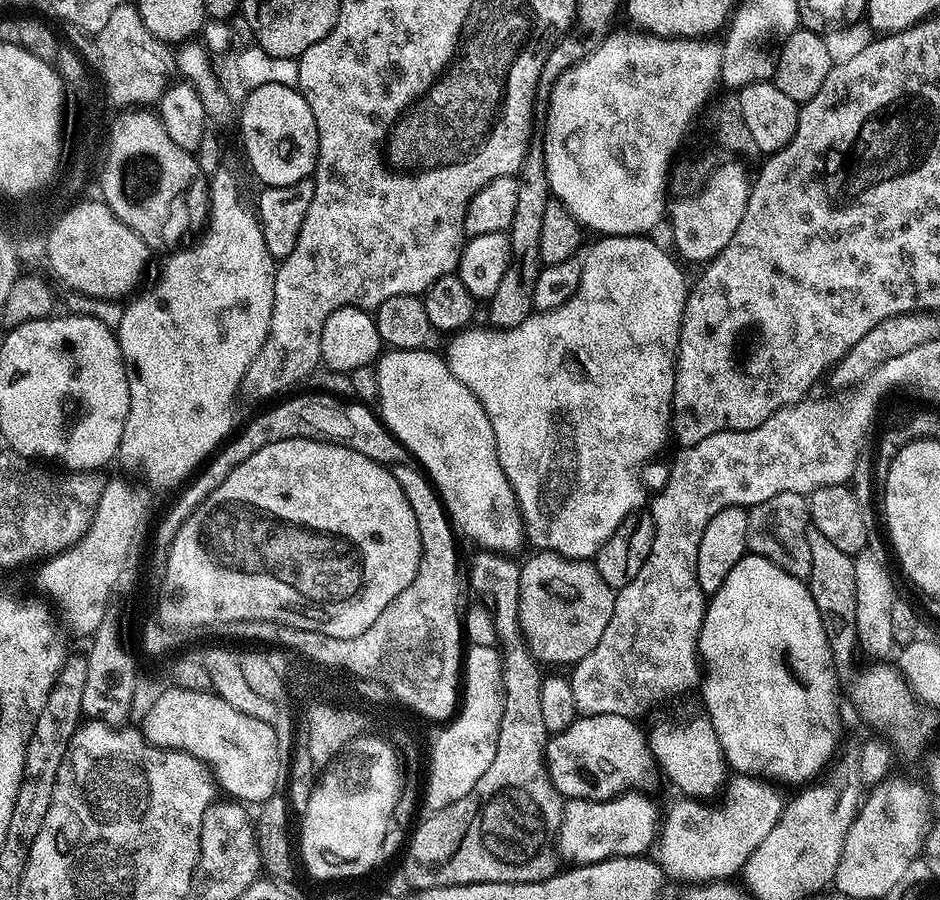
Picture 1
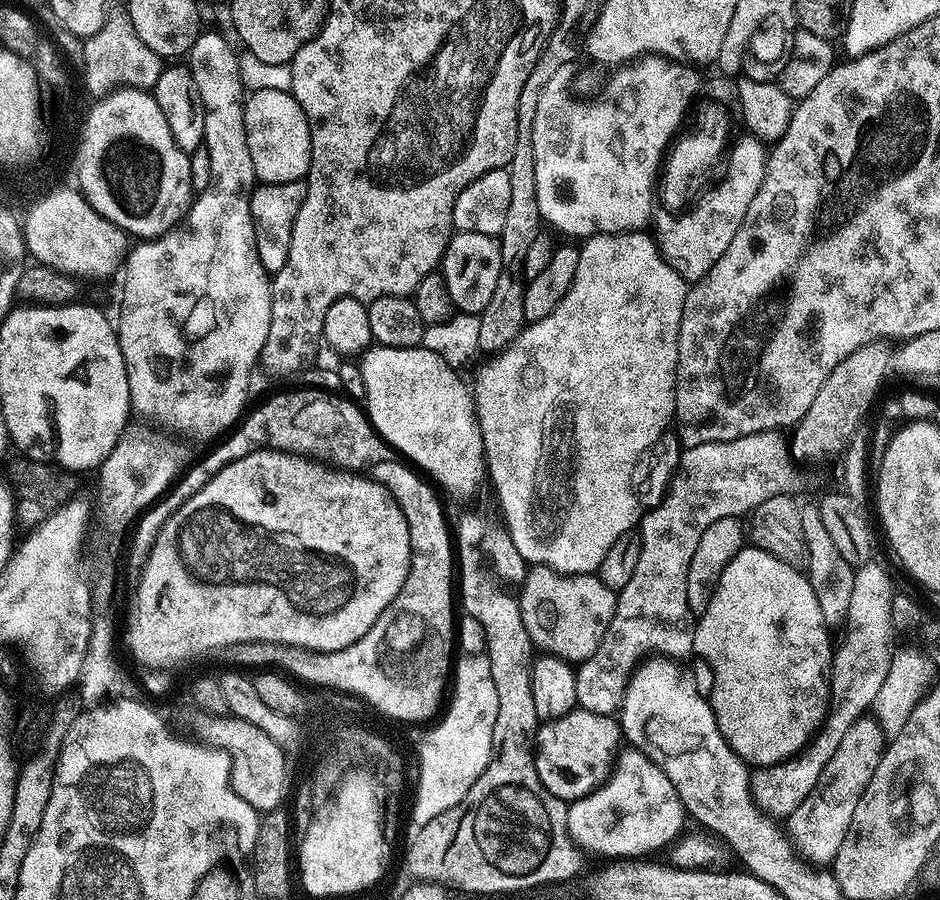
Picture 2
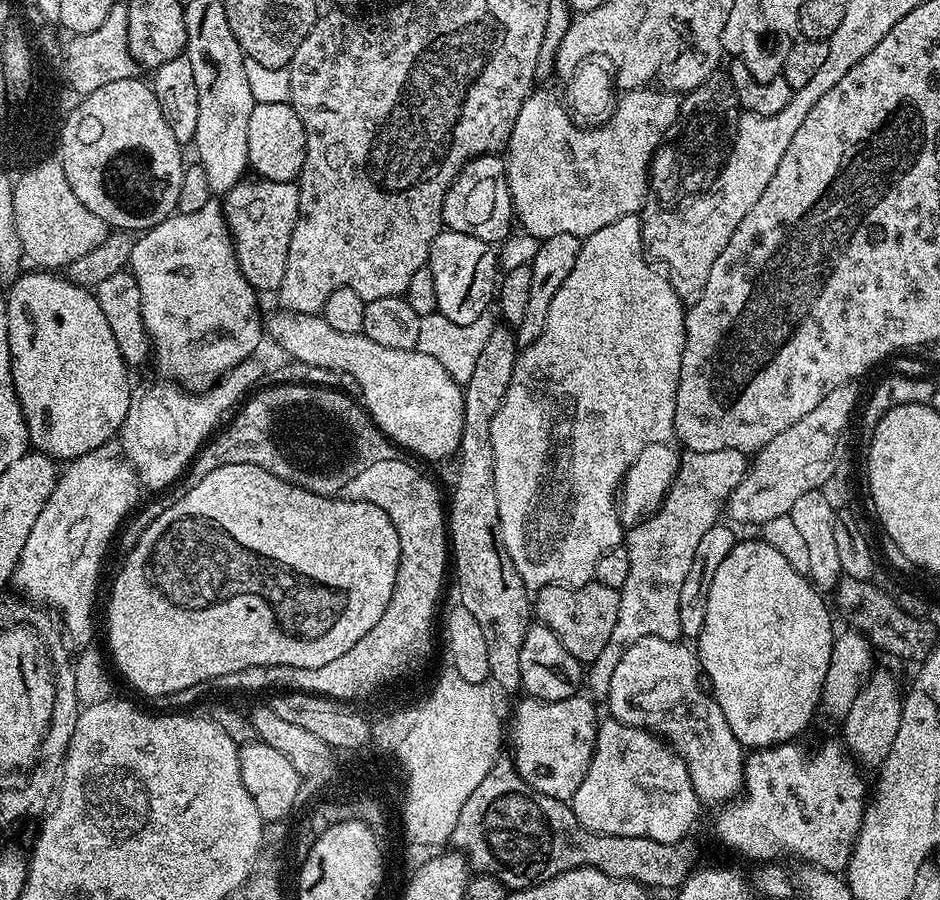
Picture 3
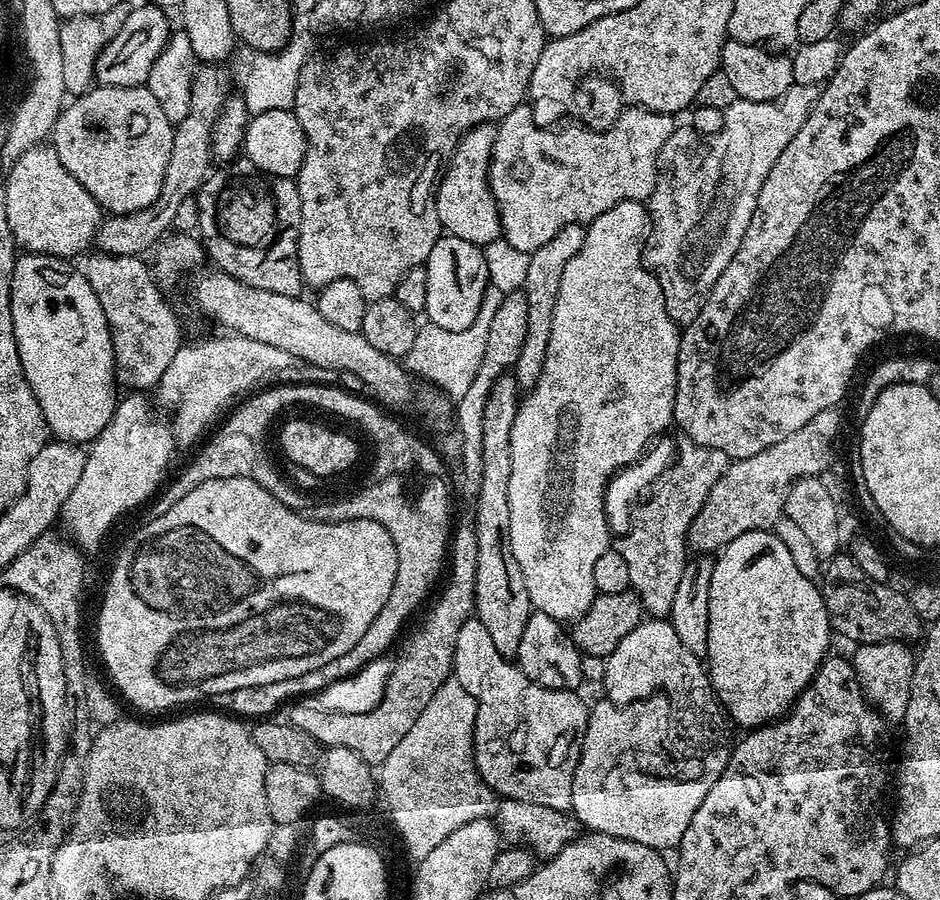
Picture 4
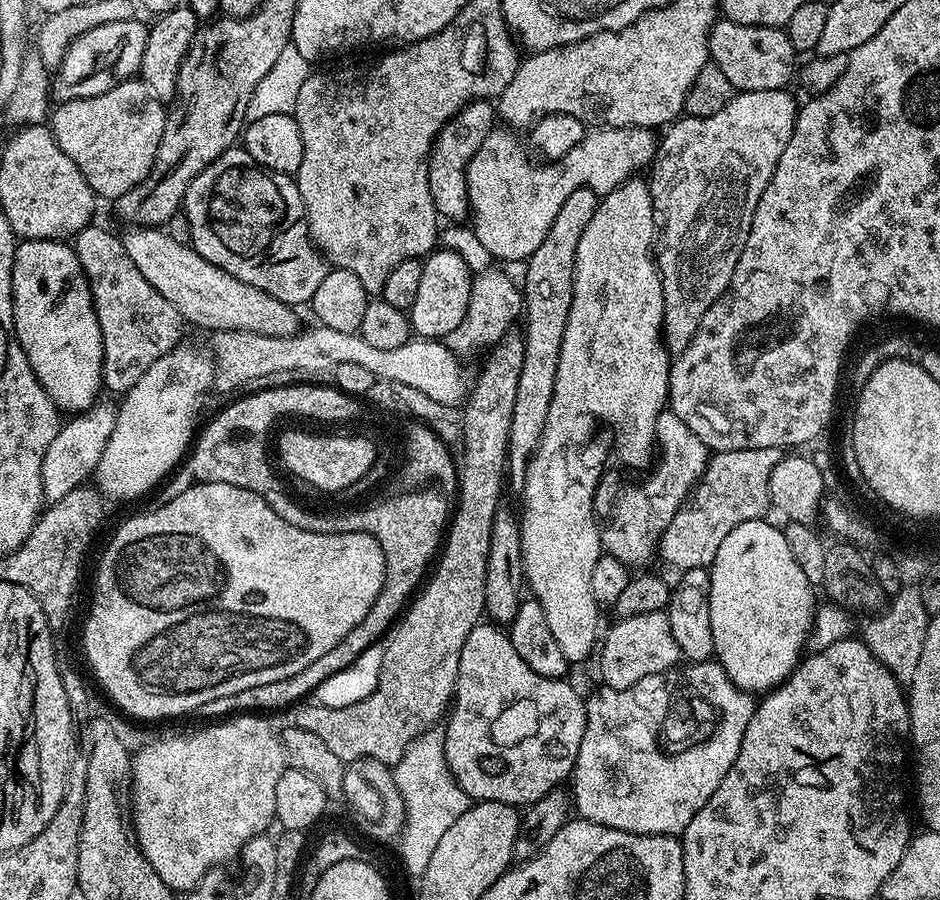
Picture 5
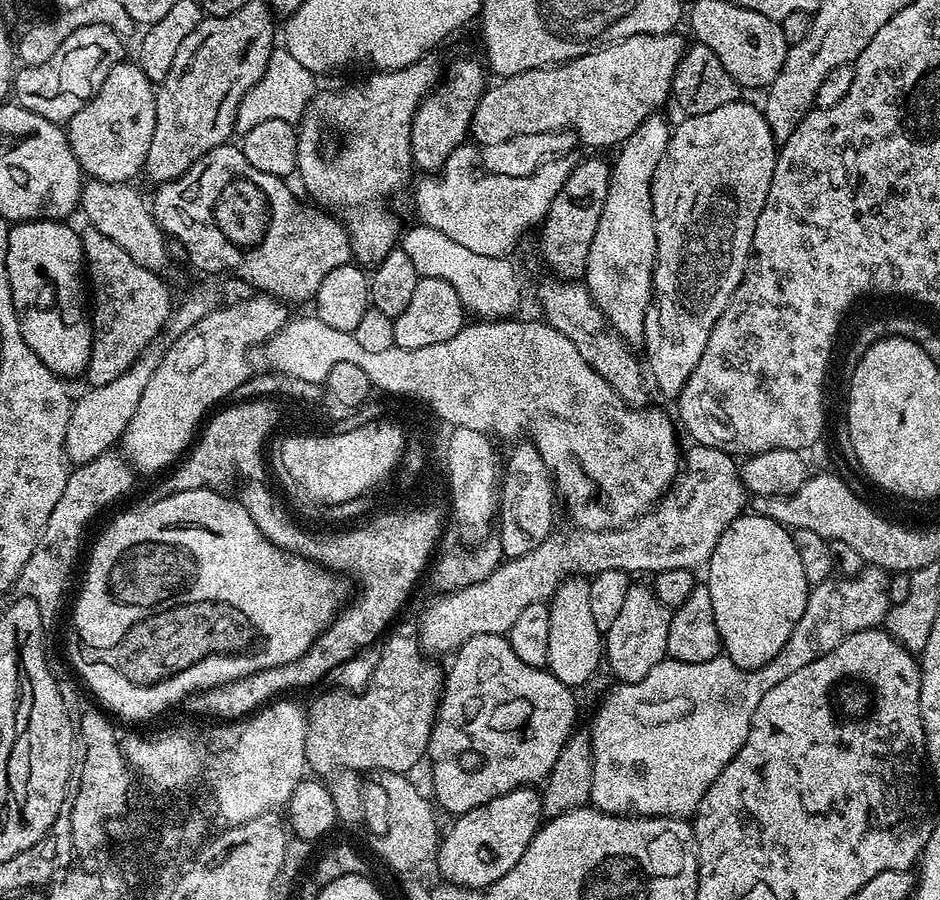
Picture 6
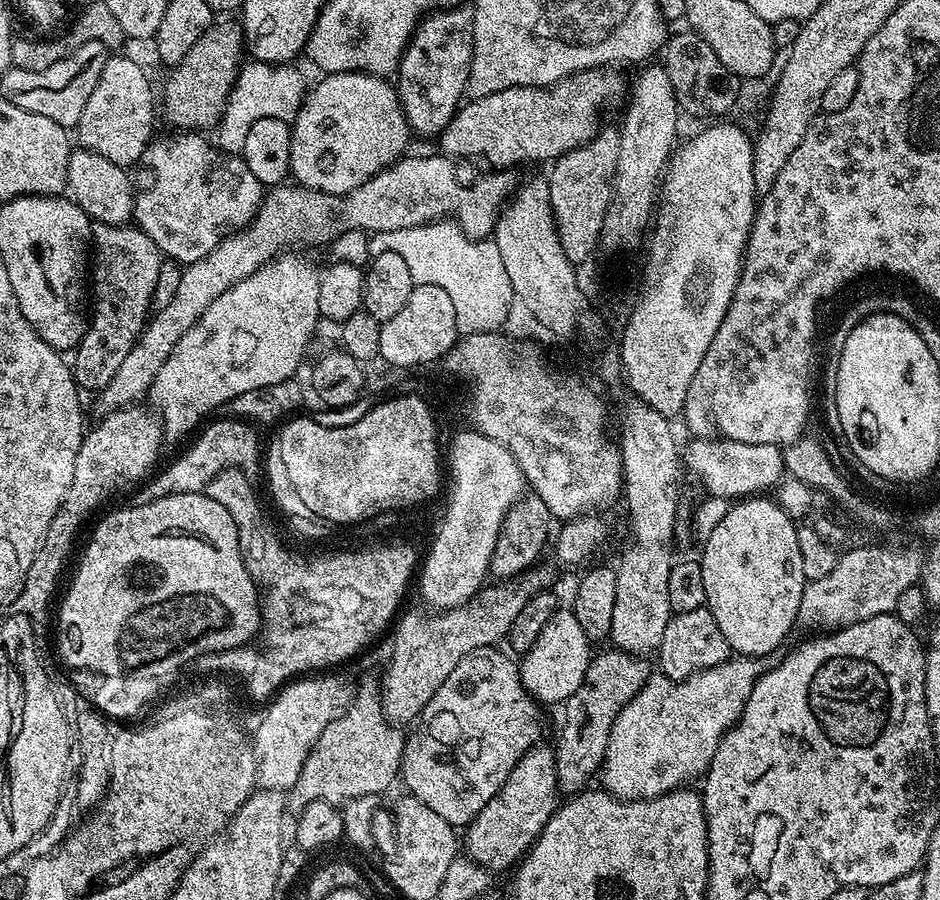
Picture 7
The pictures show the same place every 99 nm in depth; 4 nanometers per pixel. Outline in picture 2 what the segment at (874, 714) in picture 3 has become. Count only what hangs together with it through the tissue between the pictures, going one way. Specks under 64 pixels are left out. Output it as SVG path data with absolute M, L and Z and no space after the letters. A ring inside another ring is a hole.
M872 714L863 715L843 736L834 758L822 770L816 788L798 806L798 810L786 818L787 835L805 860L816 866L831 865L850 830L858 798L862 798L866 786L870 786L870 778L874 778L874 770L878 770L885 747L882 726Z

